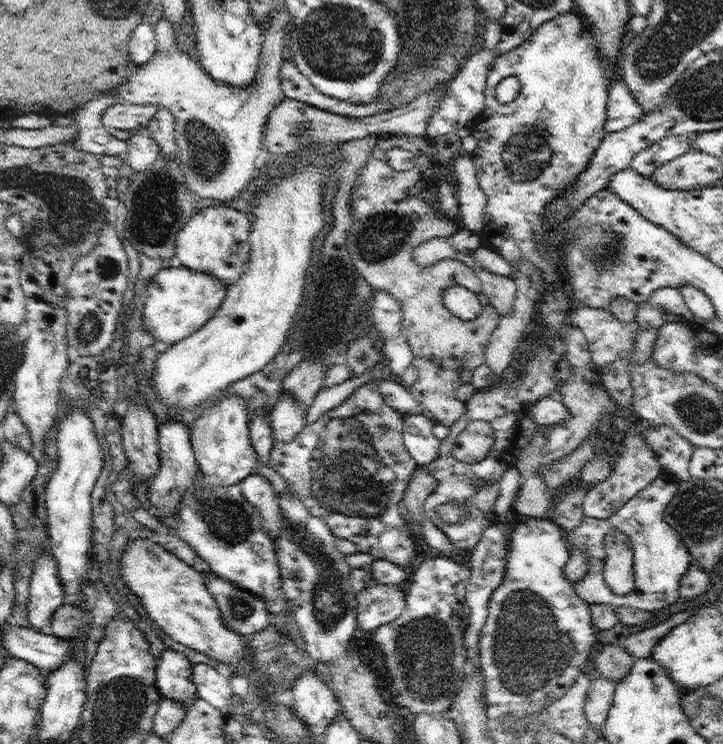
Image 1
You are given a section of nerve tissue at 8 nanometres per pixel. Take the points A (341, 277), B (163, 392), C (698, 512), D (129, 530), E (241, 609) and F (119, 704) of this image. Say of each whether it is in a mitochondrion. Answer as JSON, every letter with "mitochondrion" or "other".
{"A":"mitochondrion","B":"other","C":"mitochondrion","D":"other","E":"mitochondrion","F":"mitochondrion"}

